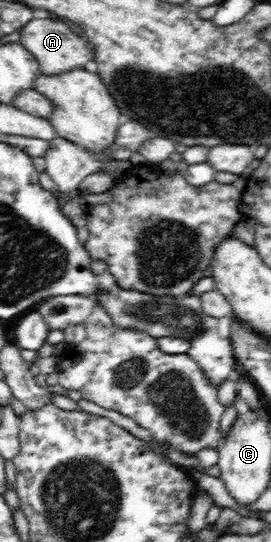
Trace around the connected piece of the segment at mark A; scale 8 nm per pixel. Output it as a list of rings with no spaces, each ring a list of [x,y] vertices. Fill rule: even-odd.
[[[38,18],[27,22],[20,31],[19,43],[32,53],[39,62],[41,74],[55,75],[66,73],[67,70],[92,68],[95,47],[83,35],[76,35],[66,23],[60,19]]]

